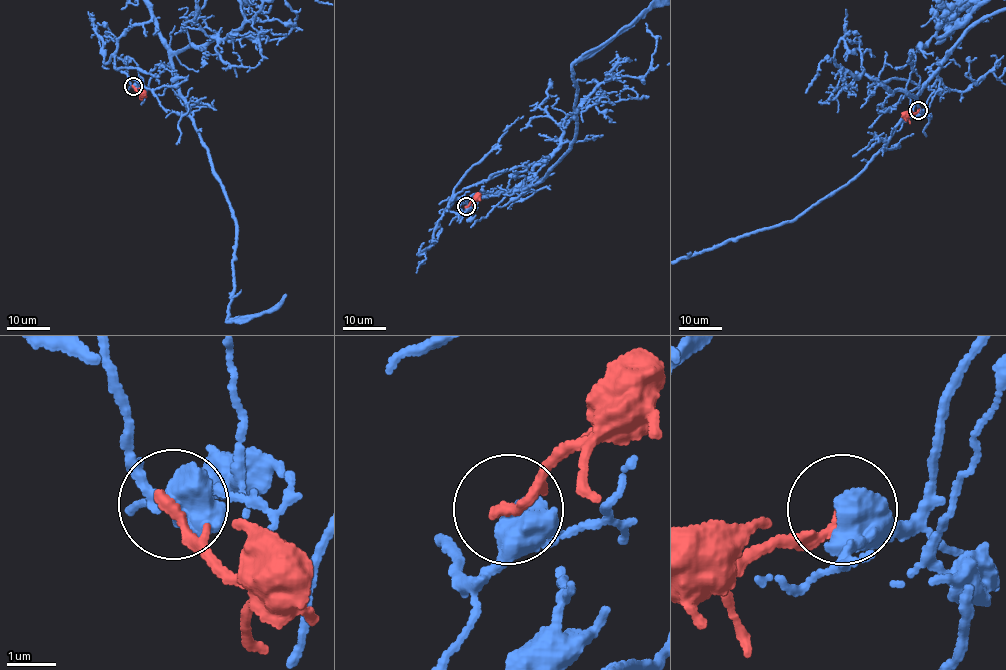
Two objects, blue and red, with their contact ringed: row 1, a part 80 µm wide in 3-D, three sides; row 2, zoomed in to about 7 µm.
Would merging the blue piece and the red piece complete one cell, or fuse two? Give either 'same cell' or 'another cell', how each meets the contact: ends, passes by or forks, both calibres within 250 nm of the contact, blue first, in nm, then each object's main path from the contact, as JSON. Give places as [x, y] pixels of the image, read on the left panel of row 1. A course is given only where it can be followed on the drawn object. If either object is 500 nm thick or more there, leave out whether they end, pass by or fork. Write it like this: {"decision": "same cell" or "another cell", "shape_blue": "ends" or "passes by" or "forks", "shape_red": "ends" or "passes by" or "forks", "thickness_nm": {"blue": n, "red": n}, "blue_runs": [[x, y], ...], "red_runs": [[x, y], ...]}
{"decision": "another cell", "thickness_nm": {"blue": 600, "red": 220}, "red_runs": [[133, 87], [145, 94]]}

